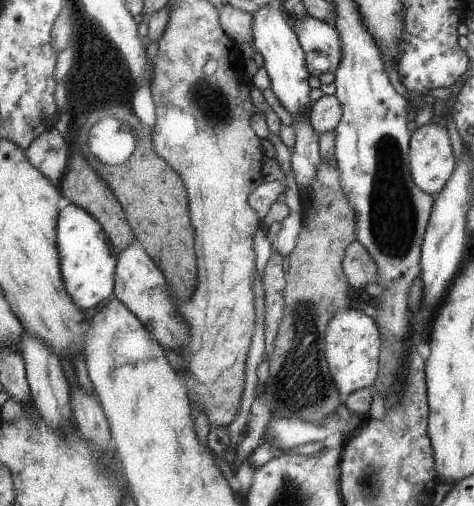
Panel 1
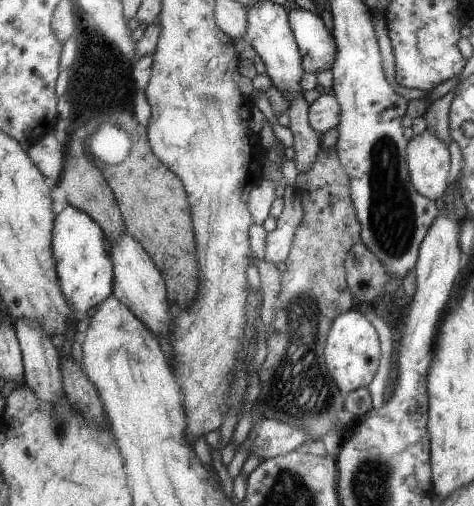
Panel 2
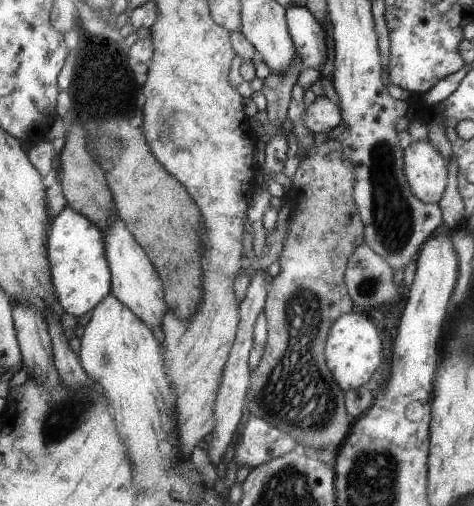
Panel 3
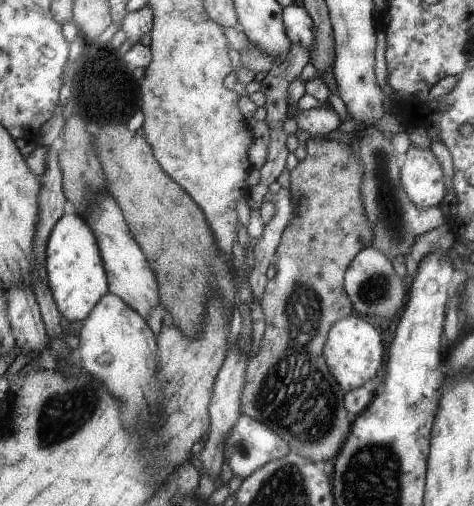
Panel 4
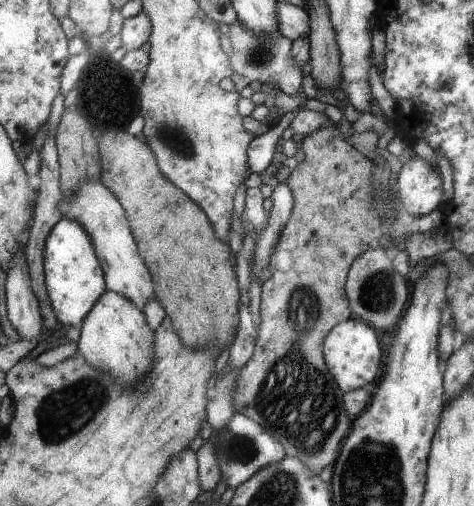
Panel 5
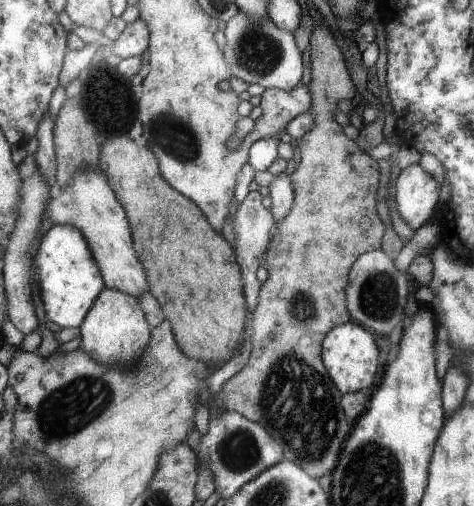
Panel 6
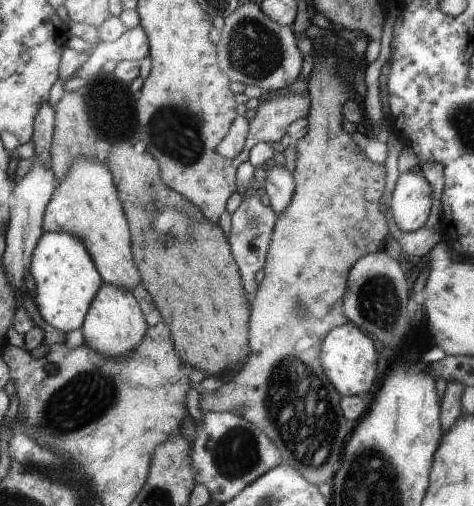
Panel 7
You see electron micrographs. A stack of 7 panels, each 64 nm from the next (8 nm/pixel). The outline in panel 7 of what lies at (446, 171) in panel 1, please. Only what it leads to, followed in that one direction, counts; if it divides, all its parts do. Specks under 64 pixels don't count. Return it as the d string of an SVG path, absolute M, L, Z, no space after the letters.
M407 170L391 180L391 187L386 197L387 207L391 208L391 218L395 226L403 233L409 233L424 226L431 207L431 186L419 171Z

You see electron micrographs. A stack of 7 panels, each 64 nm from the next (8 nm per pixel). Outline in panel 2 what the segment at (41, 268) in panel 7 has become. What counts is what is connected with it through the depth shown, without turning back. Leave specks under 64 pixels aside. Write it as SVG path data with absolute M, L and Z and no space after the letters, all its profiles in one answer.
M68 204L55 215L51 229L51 248L59 290L69 310L82 317L89 308L93 308L112 294L113 262L109 258L111 243L85 212Z

